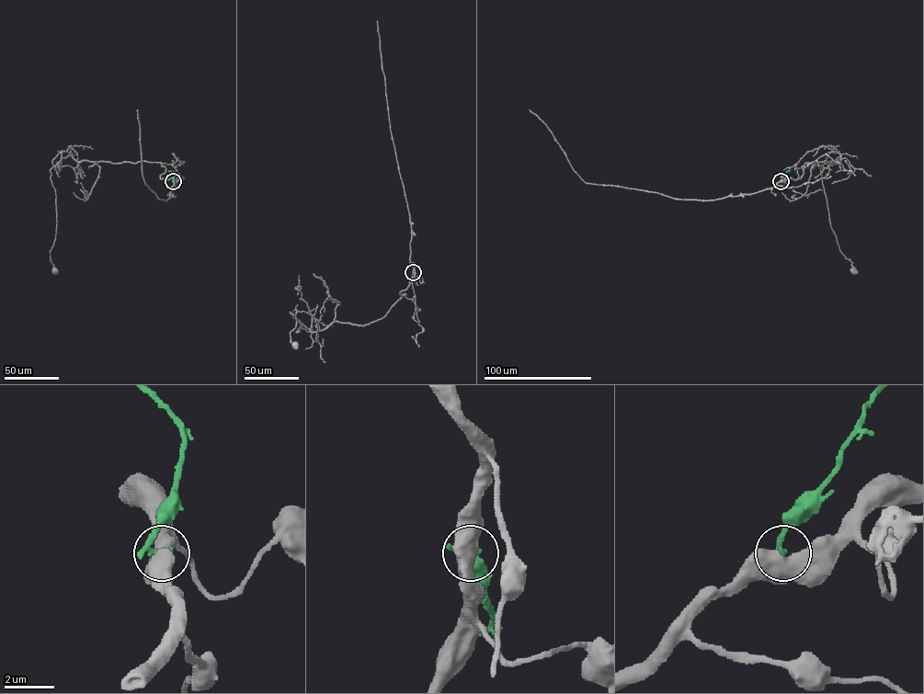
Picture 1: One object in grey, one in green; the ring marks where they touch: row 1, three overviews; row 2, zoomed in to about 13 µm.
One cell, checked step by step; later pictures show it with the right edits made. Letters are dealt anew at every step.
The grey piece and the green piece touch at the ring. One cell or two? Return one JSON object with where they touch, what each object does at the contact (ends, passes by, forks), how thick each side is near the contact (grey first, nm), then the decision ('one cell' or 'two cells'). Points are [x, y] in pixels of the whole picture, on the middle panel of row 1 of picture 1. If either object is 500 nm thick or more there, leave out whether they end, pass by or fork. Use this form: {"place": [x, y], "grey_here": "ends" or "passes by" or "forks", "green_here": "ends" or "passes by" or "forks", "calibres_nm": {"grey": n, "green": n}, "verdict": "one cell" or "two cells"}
{"place": [413, 272], "calibres_nm": {"grey": 750, "green": 200}, "verdict": "two cells"}

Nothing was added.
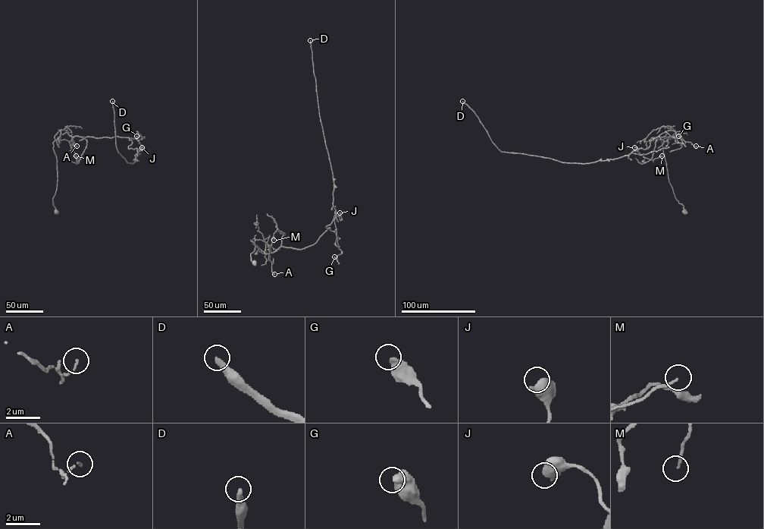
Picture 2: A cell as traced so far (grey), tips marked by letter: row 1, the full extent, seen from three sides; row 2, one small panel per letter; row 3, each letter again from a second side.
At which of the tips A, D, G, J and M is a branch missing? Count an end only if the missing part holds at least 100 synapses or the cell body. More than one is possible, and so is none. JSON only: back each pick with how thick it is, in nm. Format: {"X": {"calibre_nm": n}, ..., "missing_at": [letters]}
{"D": {"calibre_nm": 320}, "missing_at": ["D"]}

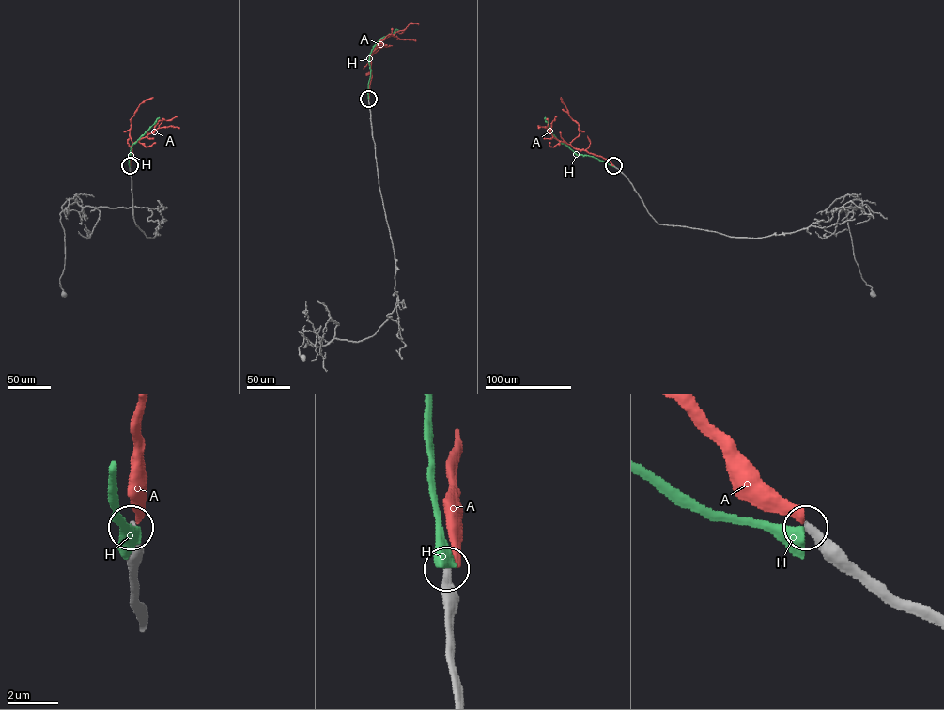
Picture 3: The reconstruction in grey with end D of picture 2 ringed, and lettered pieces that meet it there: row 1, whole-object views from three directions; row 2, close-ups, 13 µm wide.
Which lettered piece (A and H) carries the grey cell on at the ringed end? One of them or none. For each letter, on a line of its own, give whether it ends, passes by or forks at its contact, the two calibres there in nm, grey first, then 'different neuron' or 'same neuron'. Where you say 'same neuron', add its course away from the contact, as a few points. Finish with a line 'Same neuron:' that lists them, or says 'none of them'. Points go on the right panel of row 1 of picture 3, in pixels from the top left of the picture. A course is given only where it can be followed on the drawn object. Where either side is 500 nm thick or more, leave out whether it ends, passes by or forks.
A: it ends; calibres 320 and 380 nm; different neuron
H: calibres 360 and 650 nm; different neuron
Same neuron: none of them

